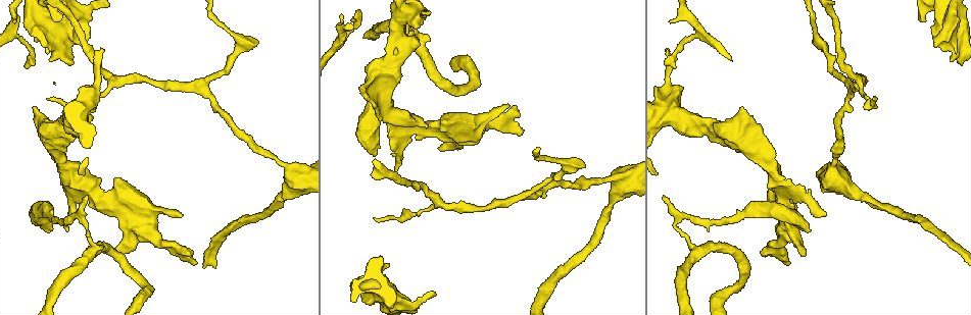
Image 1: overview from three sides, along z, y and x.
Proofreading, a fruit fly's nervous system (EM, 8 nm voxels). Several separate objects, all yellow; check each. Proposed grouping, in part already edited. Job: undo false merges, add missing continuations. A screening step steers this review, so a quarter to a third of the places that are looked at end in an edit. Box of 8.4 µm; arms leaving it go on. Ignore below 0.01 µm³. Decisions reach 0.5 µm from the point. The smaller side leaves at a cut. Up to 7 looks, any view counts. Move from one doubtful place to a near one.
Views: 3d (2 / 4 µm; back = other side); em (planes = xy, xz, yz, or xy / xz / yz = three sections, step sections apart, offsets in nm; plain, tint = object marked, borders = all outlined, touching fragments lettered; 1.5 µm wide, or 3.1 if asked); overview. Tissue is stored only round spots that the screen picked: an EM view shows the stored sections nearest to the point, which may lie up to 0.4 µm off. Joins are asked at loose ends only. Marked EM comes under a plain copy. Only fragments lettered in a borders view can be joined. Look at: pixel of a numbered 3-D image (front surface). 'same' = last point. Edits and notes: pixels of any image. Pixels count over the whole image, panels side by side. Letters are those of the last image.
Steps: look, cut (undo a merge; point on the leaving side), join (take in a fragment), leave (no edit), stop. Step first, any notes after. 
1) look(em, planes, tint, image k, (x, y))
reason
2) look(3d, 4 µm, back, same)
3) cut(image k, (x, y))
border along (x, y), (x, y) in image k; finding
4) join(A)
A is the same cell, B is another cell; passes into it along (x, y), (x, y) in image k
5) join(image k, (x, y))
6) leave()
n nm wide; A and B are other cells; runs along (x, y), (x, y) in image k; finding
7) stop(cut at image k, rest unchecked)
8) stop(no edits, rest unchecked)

look(3d, 4 µm, image 1, (388, 265))
free end

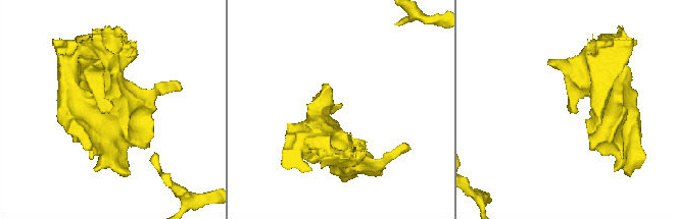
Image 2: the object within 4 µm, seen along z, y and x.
look(em, xz, step 8, borders, image 2, (108, 111))

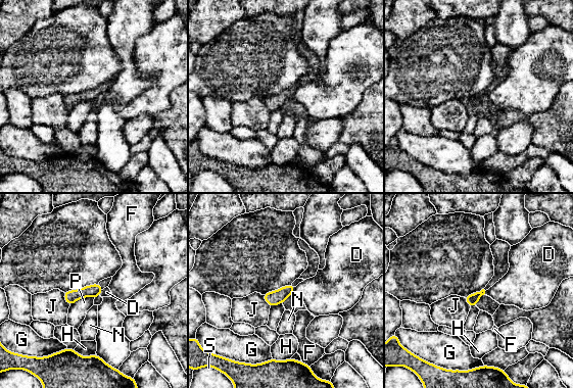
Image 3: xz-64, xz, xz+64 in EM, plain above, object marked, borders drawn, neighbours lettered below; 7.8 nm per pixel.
leave()
D, F, G, H, J, N, P and S are other cells; none of them fits

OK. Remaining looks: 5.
look(3d, 2 µm, back, image 1, (369, 101))
free end

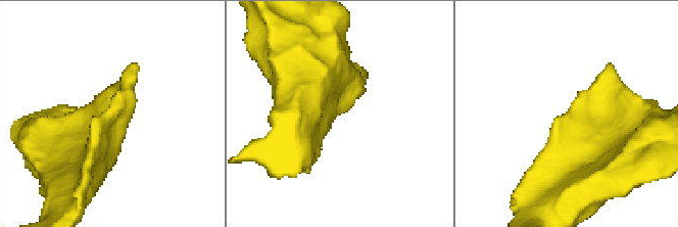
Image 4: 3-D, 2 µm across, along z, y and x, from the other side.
look(em, xy, step 8, borders, image 4, (567, 113))

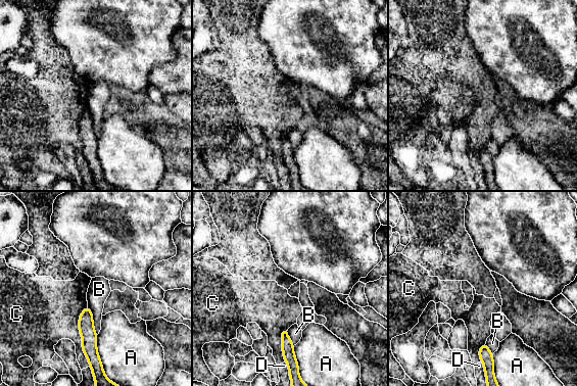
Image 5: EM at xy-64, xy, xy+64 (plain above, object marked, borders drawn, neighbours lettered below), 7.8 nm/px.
leave()
A, B, C and D are other cells; runs along (87, 309), (87, 332), (93, 358) in image 5; no lettered fragment goes on from it

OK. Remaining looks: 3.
look(em, xz, step 4, tint, image 1, (422, 41))
sharp bend

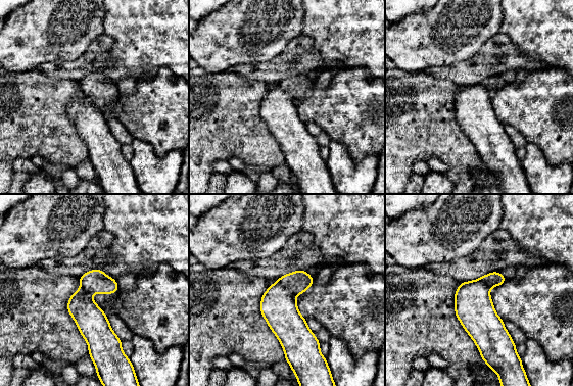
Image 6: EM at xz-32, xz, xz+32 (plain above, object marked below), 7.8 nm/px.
look(em, planes, borders, same)

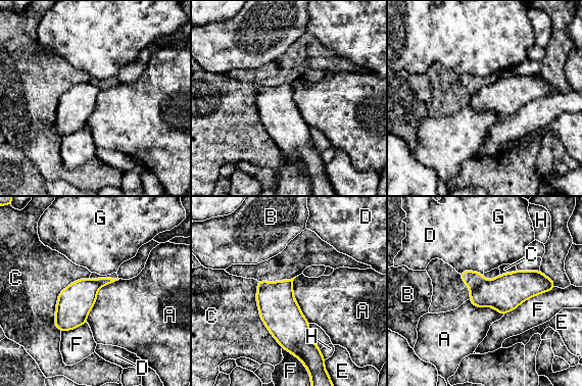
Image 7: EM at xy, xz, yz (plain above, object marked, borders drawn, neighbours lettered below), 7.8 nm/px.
cut(image 7, (473, 279))
280 nm wide; A, B, C, D, E, F, G and H are other cells; border along (484, 280), (471, 292) in image 7; two neurons meet here

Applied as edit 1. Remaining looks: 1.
stop(cut at image 7, rest unchecked)

